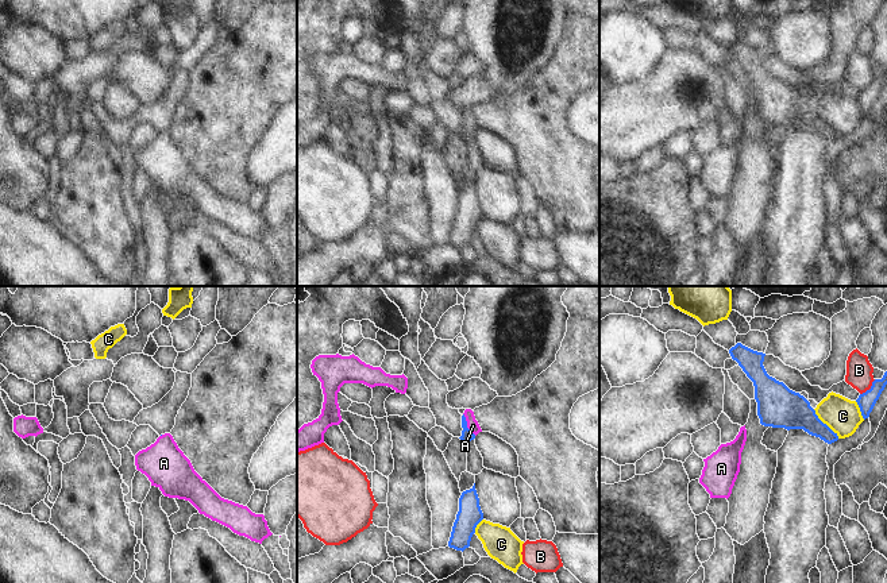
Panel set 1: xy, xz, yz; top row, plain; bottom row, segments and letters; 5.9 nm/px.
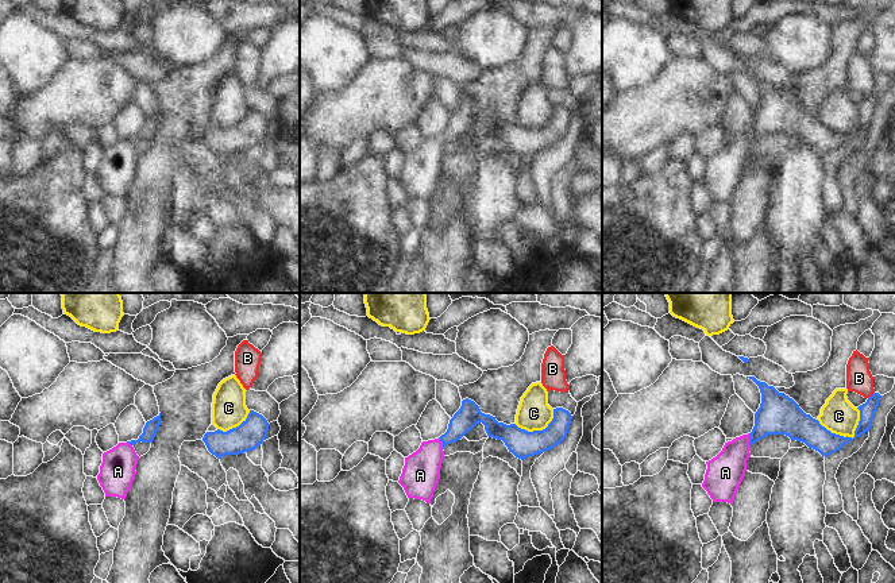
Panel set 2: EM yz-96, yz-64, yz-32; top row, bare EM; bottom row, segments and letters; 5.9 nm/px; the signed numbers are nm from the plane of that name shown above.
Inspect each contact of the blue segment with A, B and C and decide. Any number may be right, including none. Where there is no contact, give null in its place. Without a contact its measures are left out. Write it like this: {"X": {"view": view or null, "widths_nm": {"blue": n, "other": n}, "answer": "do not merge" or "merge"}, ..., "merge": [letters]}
{"A": {"view": "xz", "widths_nm": {"blue": 70, "other": 70}, "answer": "merge"}, "B": {"view": "yz", "widths_nm": {"blue": 110, "other": 160}, "answer": "do not merge"}, "C": {"view": "yz", "widths_nm": {"blue": 220, "other": 220}, "answer": "do not merge"}, "merge": ["A"]}

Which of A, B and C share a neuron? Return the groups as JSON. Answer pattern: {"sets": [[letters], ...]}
{"sets": [["A"], ["B"], ["C"]]}

